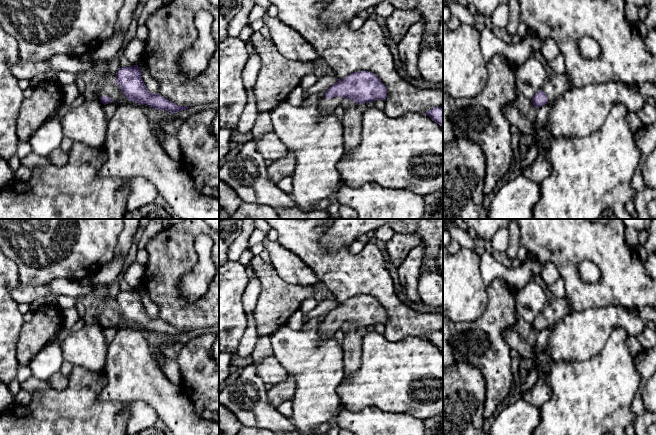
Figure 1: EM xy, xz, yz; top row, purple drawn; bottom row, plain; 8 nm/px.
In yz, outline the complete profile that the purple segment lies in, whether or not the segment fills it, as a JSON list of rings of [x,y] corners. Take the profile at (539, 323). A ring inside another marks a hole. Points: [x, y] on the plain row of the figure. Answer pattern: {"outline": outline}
{"outline": [[[566,296],[564,298],[555,298],[555,300],[547,304],[543,311],[532,321],[532,328],[539,332],[548,326],[554,325],[572,311],[572,305]]]}

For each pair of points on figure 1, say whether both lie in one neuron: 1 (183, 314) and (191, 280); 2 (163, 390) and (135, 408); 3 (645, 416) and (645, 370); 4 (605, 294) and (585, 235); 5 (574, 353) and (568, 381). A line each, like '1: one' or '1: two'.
1: two
2: two
3: one
4: one
5: two

